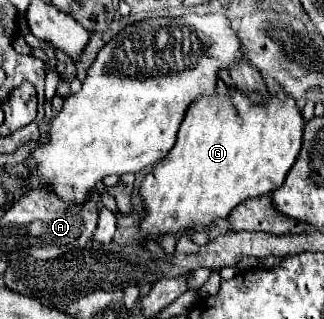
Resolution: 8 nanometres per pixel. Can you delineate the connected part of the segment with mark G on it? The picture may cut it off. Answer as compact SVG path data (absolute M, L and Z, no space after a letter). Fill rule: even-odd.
M228 87L228 93L224 95L212 95L212 97L198 97L186 111L186 117L180 125L180 131L178 131L178 139L176 139L176 145L170 149L170 153L164 157L164 161L158 161L154 165L154 171L150 171L146 175L146 179L142 181L142 187L140 187L140 195L142 195L142 201L144 201L144 221L140 223L140 229L142 229L142 235L144 239L148 237L156 237L160 233L180 233L180 231L186 231L186 229L192 229L196 225L210 225L214 223L216 219L226 219L230 215L230 211L234 207L238 207L242 201L250 199L250 197L262 197L262 195L268 195L272 193L274 189L280 189L288 171L292 169L292 165L296 163L298 159L298 153L302 149L302 131L304 131L304 119L302 119L302 111L298 107L298 103L292 99L292 97L284 97L280 99L276 93L270 93L266 95L262 101L252 101L248 97L248 93L236 89L236 87Z

